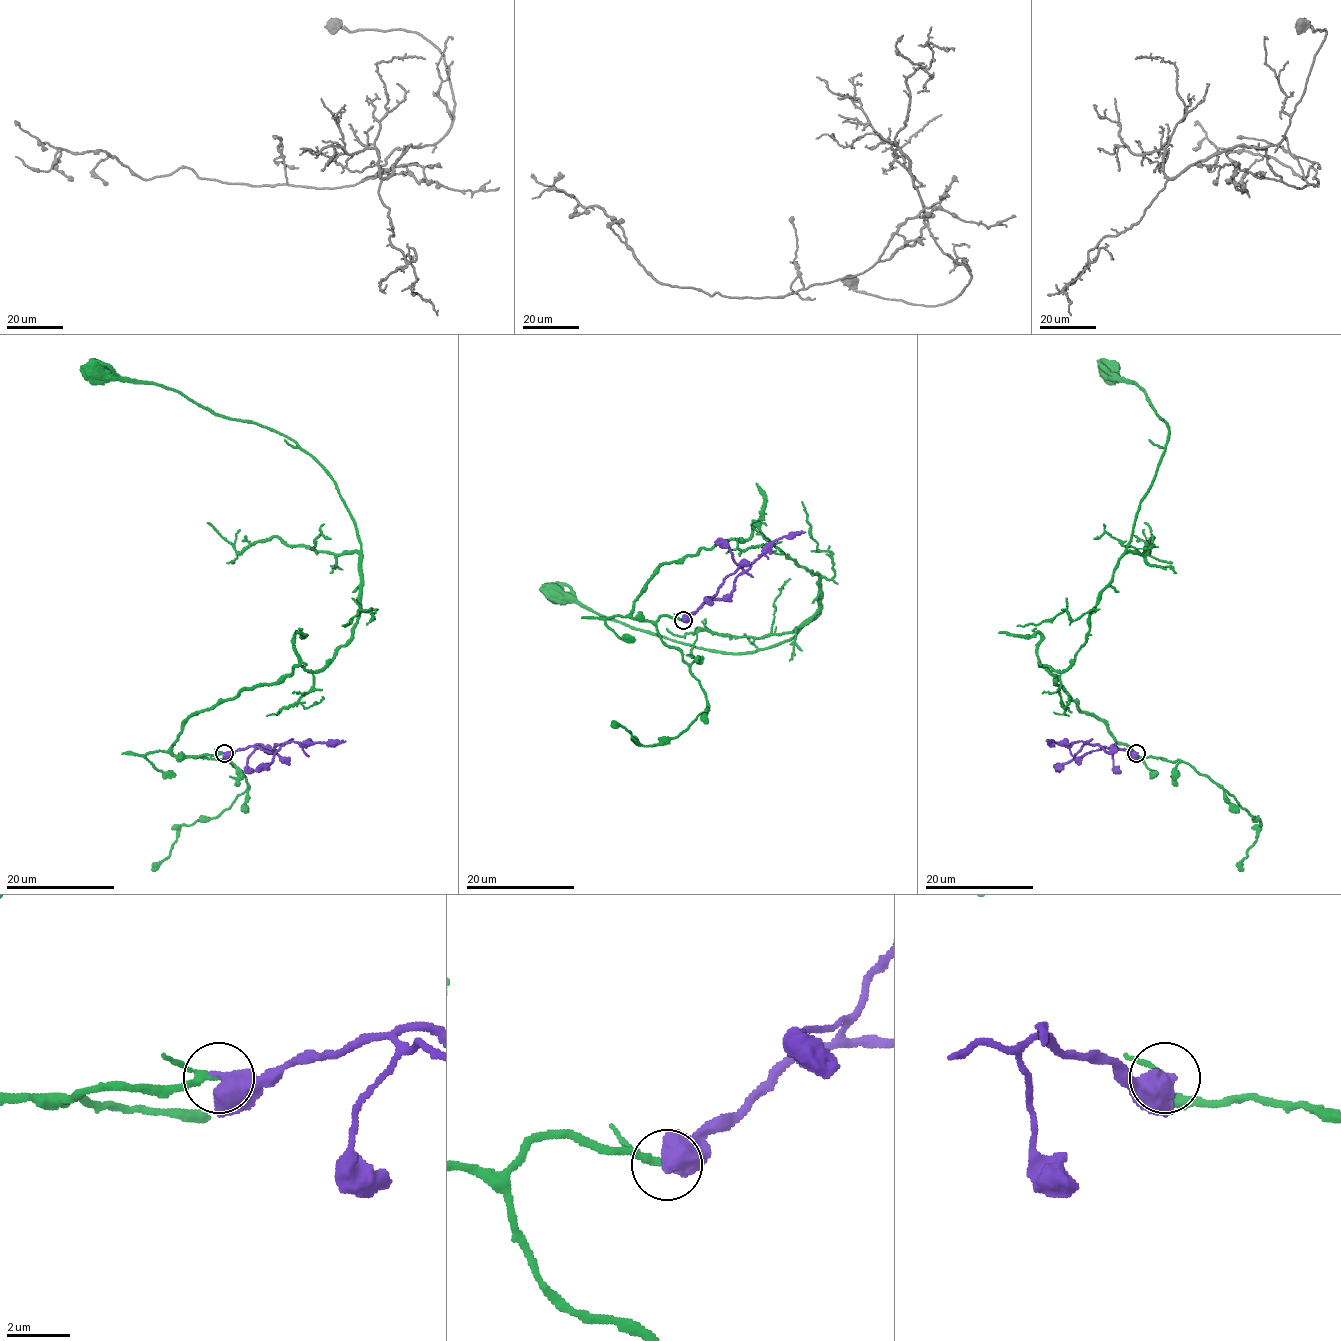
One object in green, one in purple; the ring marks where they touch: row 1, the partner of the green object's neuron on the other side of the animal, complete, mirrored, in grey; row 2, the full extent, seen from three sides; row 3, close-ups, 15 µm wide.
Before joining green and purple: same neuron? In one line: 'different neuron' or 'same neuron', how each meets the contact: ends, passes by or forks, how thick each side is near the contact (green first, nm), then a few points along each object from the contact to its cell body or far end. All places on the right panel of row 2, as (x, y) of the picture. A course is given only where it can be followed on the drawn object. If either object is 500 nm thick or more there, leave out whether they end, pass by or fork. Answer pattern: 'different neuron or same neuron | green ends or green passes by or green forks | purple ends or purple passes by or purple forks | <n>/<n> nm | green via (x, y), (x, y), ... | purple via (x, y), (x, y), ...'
same neuron | 150/700 nm | green via (1135, 753), (1042, 666), (1063, 672), (1088, 636), (1167, 442), (1167, 423), (1146, 394), (1110, 371) | purple via (1135, 753), (1116, 746), (1107, 752), (1081, 741), (1070, 745), (1047, 741)

